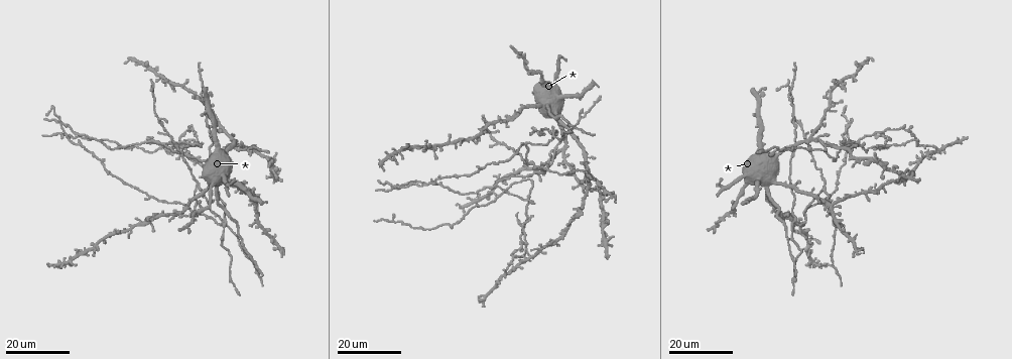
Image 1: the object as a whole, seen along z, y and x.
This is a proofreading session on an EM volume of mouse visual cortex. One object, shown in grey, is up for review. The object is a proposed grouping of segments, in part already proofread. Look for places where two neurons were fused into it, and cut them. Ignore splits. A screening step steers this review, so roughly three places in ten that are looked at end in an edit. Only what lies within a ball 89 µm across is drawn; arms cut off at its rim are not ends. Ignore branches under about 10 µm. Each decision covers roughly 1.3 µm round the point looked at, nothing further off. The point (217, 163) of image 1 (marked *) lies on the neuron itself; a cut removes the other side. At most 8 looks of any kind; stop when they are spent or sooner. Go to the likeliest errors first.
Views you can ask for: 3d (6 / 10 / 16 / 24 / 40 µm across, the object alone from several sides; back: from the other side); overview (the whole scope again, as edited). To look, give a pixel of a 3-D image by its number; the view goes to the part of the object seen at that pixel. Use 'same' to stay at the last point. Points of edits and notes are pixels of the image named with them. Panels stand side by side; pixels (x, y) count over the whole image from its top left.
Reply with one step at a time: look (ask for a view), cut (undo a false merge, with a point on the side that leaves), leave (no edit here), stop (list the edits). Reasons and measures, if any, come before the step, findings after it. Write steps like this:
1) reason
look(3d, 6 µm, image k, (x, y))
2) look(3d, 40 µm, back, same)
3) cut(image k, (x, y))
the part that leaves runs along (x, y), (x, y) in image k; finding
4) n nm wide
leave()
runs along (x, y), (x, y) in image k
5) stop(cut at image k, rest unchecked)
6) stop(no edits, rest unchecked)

look(3d, 24 µm, image 1, (62, 125))

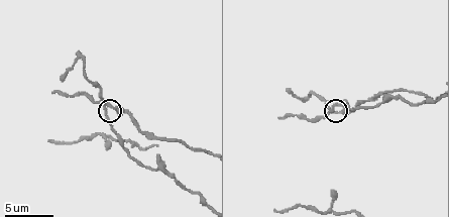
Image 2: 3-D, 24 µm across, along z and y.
closer look
look(3d, 6 µm, image 2, (103, 108))

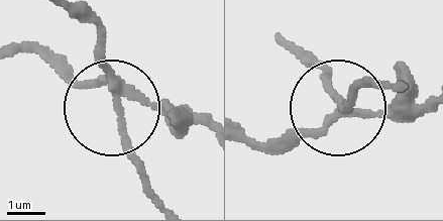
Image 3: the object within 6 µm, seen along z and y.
200 nm wide
cut(image 3, (393, 119))
the part that leaves runs along (124, 83), (179, 105), (208, 131) in image 3; two neurons meet here

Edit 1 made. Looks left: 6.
small branch off a trunk
look(3d, 24 µm, image 1, (523, 143))

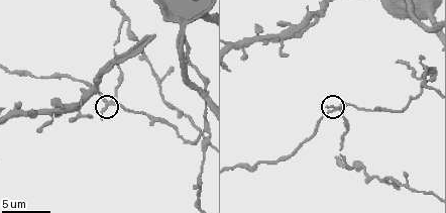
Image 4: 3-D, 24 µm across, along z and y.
look(3d, 6 µm, image 4, (338, 109))

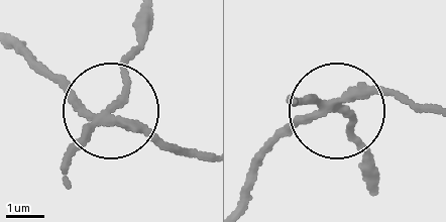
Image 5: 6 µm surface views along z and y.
4 arms
leave()
runs along (433, 113), (384, 94), (339, 110), (371, 178) in image 5; all the same neuron

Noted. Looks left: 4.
branch point
look(3d, 16 µm, image 4, (128, 19))

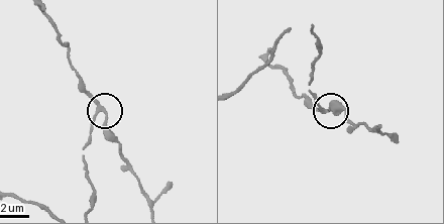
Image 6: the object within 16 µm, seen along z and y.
3 arms
leave()
runs along (90, 204), (84, 146), (92, 121), (102, 111), (111, 141) in image 6; continuous, no second neuron

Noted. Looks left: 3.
arms part here
look(3d, 16 µm, image 1, (797, 220))

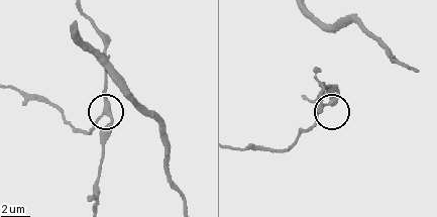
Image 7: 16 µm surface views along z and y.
look(3d, 6 µm, image 7, (107, 115))

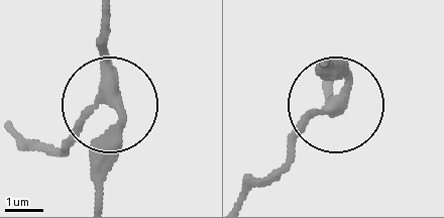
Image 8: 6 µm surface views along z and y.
3 arms
leave()
runs along (108, 12), (117, 147), (101, 173) in image 8; all the same neuron

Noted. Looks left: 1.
stop(cut at image 3, rest unchecked)

